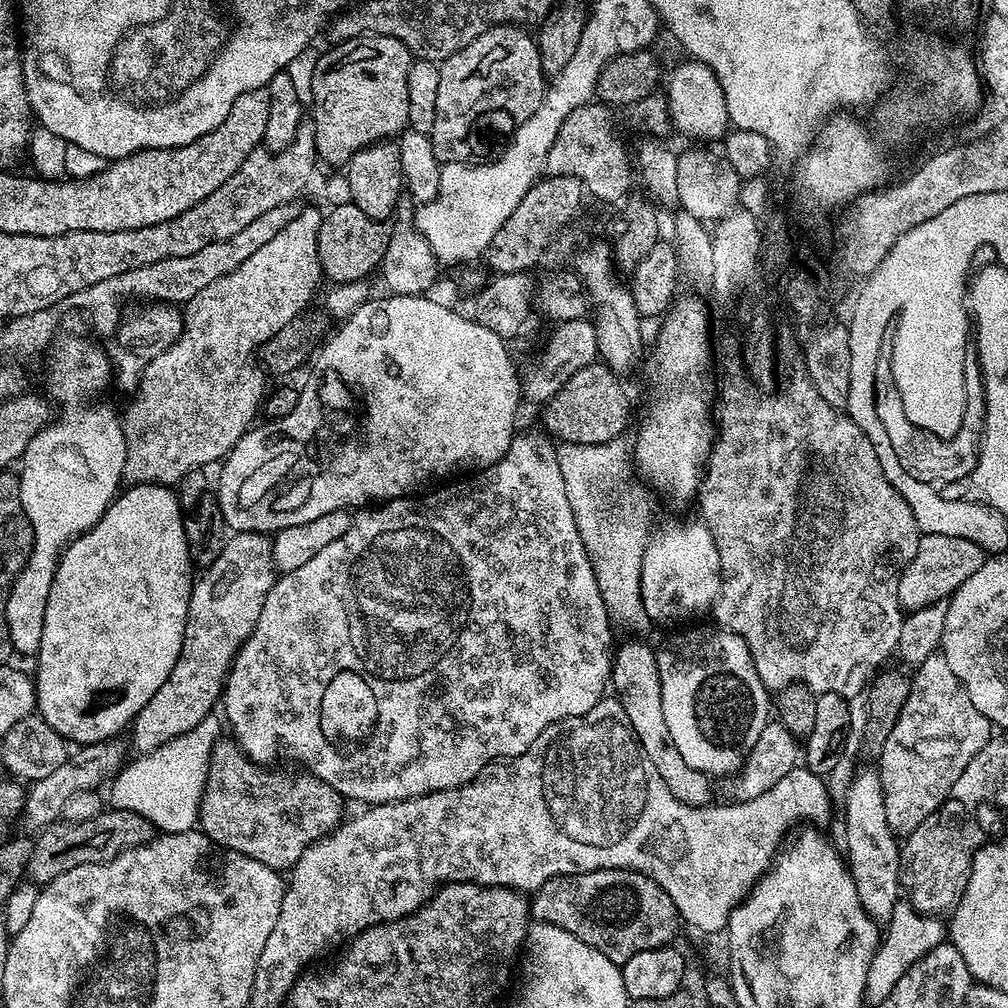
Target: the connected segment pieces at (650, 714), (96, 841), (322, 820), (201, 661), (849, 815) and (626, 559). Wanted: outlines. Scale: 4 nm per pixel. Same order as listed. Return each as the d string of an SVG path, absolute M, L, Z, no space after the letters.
M638 638L631 640L634 641L621 647L619 645L613 655L610 682L617 692L615 695L622 710L626 710L628 724L634 730L642 750L646 750L650 762L654 762L654 770L658 770L662 782L670 786L670 794L674 794L674 798L683 804L695 808L705 807L713 803L714 784L708 775L694 770L694 766L690 766L682 754L678 754L678 746L674 746L674 738L670 738L670 726L666 726L666 713L662 711L662 682L656 652L650 645L638 641Z
M114 807L98 813L94 818L86 818L86 822L61 819L55 824L49 824L35 837L27 875L34 884L43 886L58 878L58 874L74 870L74 866L101 864L112 860L128 848L142 846L153 835L154 829L149 820L130 810L118 810Z
M217 740L200 799L198 828L223 848L277 870L291 870L311 844L340 827L346 801L326 782L315 778L287 780L272 771L255 764L235 740Z
M237 532L229 535L228 545L216 560L192 585L192 597L186 618L186 634L182 654L170 670L170 678L130 725L132 744L140 754L153 752L166 742L194 730L202 718L213 715L224 691L228 670L240 648L262 614L266 594L278 579L276 563L272 560L272 541L263 532Z
M875 769L862 771L846 792L844 840L846 863L854 878L858 900L872 920L886 922L892 916L902 890L899 885L900 844L886 821L884 792Z
M622 435L605 444L560 442L556 444L556 457L562 482L566 482L566 498L570 498L570 510L592 563L609 621L613 629L640 634L652 622L640 593L643 556L652 524L647 487L634 471L633 441Z

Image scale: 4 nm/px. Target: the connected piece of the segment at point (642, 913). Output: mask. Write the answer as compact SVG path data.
M603 868L593 872L575 872L573 876L555 876L548 880L531 897L530 912L537 921L553 924L562 930L570 930L586 946L594 946L610 962L623 966L634 954L642 954L642 950L667 948L682 929L682 921L670 894L658 886L646 874L631 872L625 868Z

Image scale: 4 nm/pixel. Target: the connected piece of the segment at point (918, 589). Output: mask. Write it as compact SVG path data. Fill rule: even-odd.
M924 534L918 542L918 550L898 582L898 602L905 613L914 612L930 606L939 600L948 600L952 593L984 564L986 553L982 546L970 542L970 538L961 534Z

